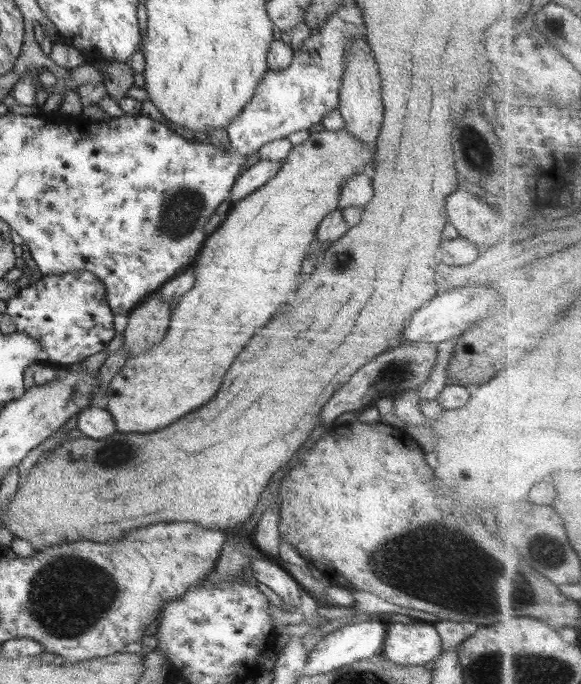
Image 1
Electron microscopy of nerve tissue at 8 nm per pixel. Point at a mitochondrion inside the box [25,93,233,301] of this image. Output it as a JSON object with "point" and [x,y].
{"point":[180,212]}

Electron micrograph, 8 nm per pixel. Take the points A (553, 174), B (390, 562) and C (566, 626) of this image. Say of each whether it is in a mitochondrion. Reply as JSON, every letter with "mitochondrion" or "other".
{"A":"other","B":"mitochondrion","C":"other"}

